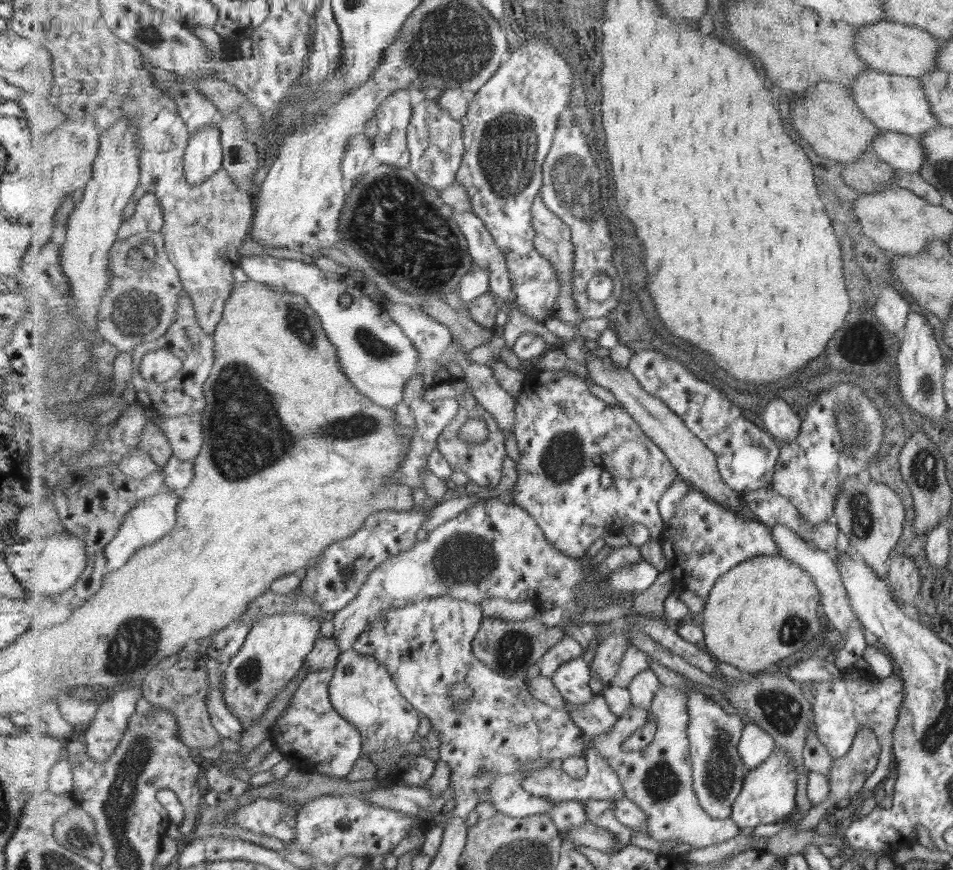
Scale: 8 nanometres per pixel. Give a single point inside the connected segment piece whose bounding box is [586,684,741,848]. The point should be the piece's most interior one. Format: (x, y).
(660, 777)

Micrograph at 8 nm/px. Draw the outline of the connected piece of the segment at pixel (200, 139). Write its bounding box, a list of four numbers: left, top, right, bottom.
[184,125,224,185]

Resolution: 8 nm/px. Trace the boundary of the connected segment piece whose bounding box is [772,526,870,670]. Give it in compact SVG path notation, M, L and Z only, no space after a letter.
M775 526L772 528L772 533L774 534L775 542L779 545L781 557L789 559L797 565L801 565L808 573L815 577L815 584L821 590L823 596L821 604L824 615L837 631L845 632L843 635L845 648L833 654L833 661L841 670L853 667L853 664L863 659L864 652L870 644L867 644L867 638L863 634L864 626L853 610L849 591L844 585L844 578L835 561L834 553L821 550L815 544L805 541L789 526Z

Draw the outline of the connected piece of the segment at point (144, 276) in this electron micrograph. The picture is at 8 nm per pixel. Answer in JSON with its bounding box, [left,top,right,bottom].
[97,231,184,353]

